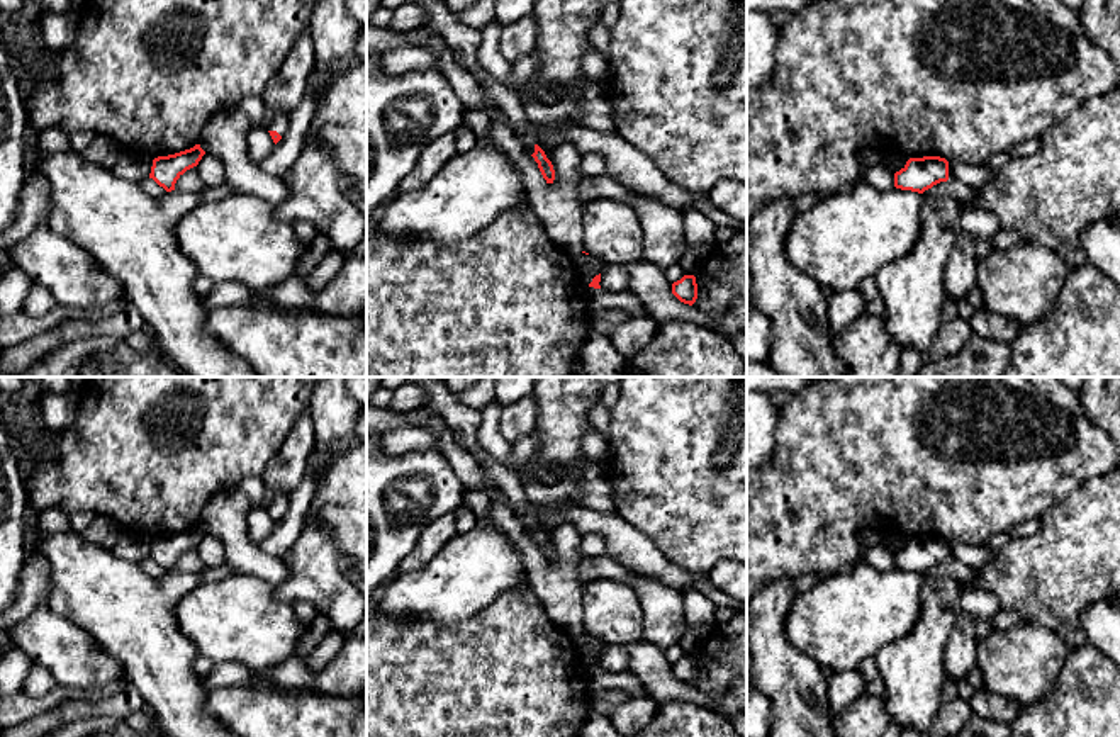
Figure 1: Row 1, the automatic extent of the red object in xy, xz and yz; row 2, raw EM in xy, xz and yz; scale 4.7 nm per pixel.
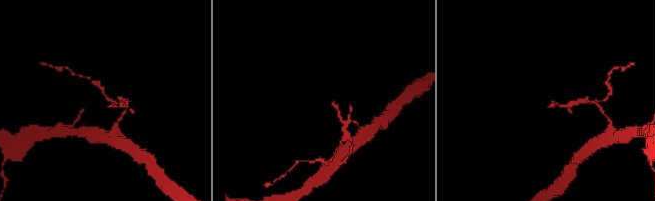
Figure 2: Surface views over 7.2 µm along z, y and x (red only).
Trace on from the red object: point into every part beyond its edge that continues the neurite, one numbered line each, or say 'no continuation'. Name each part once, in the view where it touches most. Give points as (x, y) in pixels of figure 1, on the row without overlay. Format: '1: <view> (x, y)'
1: xy (280, 503)

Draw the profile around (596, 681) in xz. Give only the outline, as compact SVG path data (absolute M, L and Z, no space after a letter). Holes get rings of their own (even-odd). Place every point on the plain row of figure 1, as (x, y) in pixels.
M585 667L584 698L589 706L599 693L609 689L621 689L628 698L650 698L643 681L631 671L606 672L602 669Z

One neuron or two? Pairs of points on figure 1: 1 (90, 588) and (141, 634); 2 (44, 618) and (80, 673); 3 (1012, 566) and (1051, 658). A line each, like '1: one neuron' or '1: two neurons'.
1: one neuron
2: one neuron
3: two neurons

